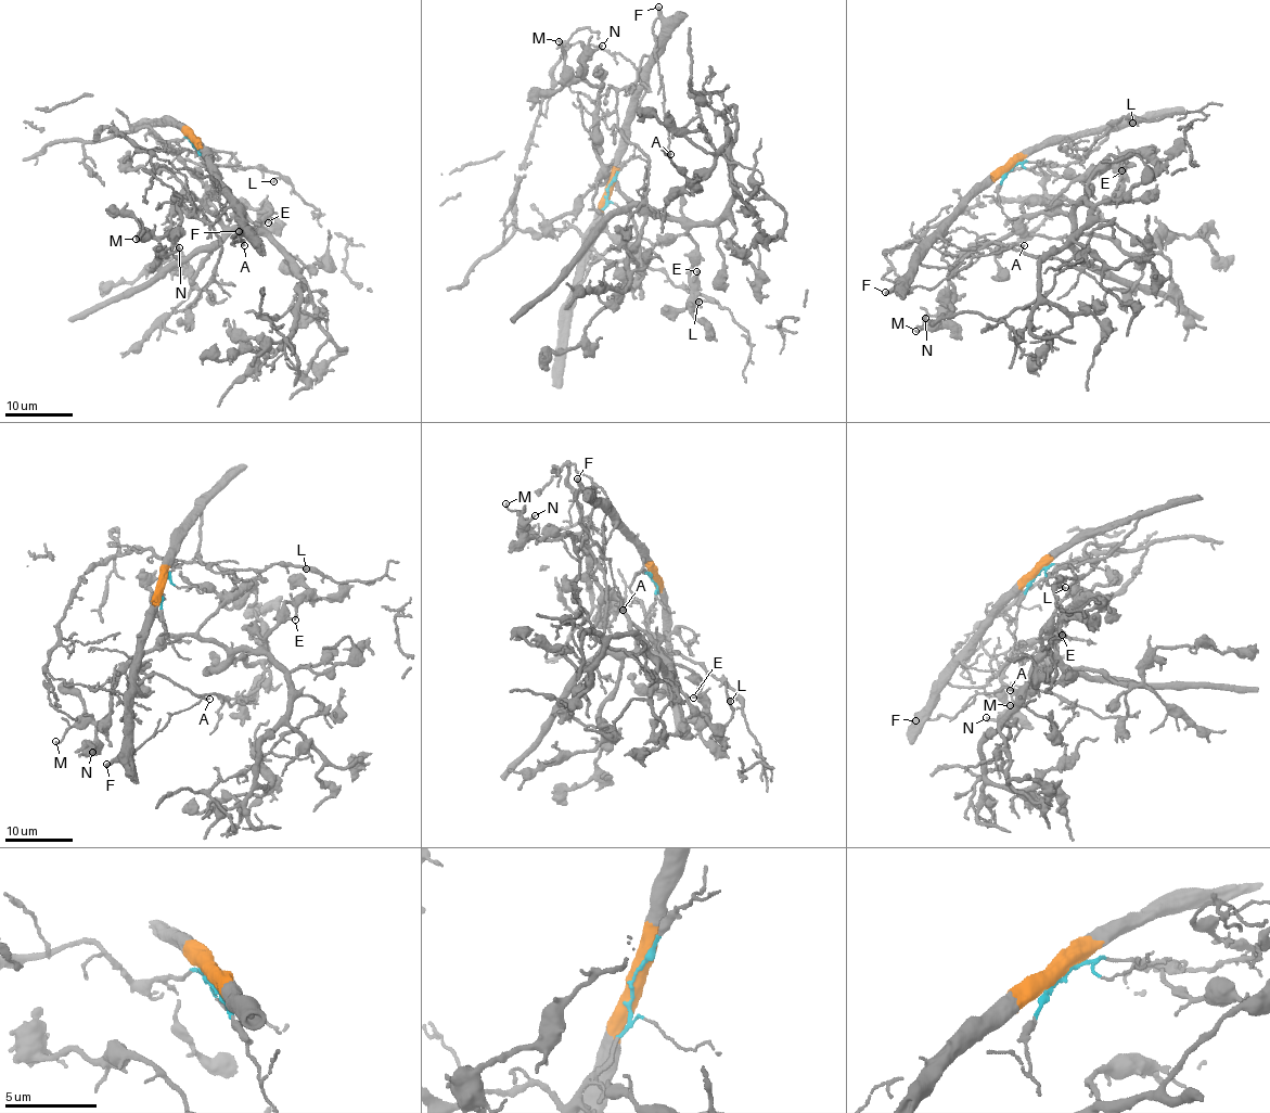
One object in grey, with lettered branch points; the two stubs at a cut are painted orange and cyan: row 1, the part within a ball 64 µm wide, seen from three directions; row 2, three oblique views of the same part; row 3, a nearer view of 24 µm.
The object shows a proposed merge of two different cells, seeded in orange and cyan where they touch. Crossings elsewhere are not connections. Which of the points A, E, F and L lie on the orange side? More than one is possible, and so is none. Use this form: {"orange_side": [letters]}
{"orange_side": ["A", "F"]}

